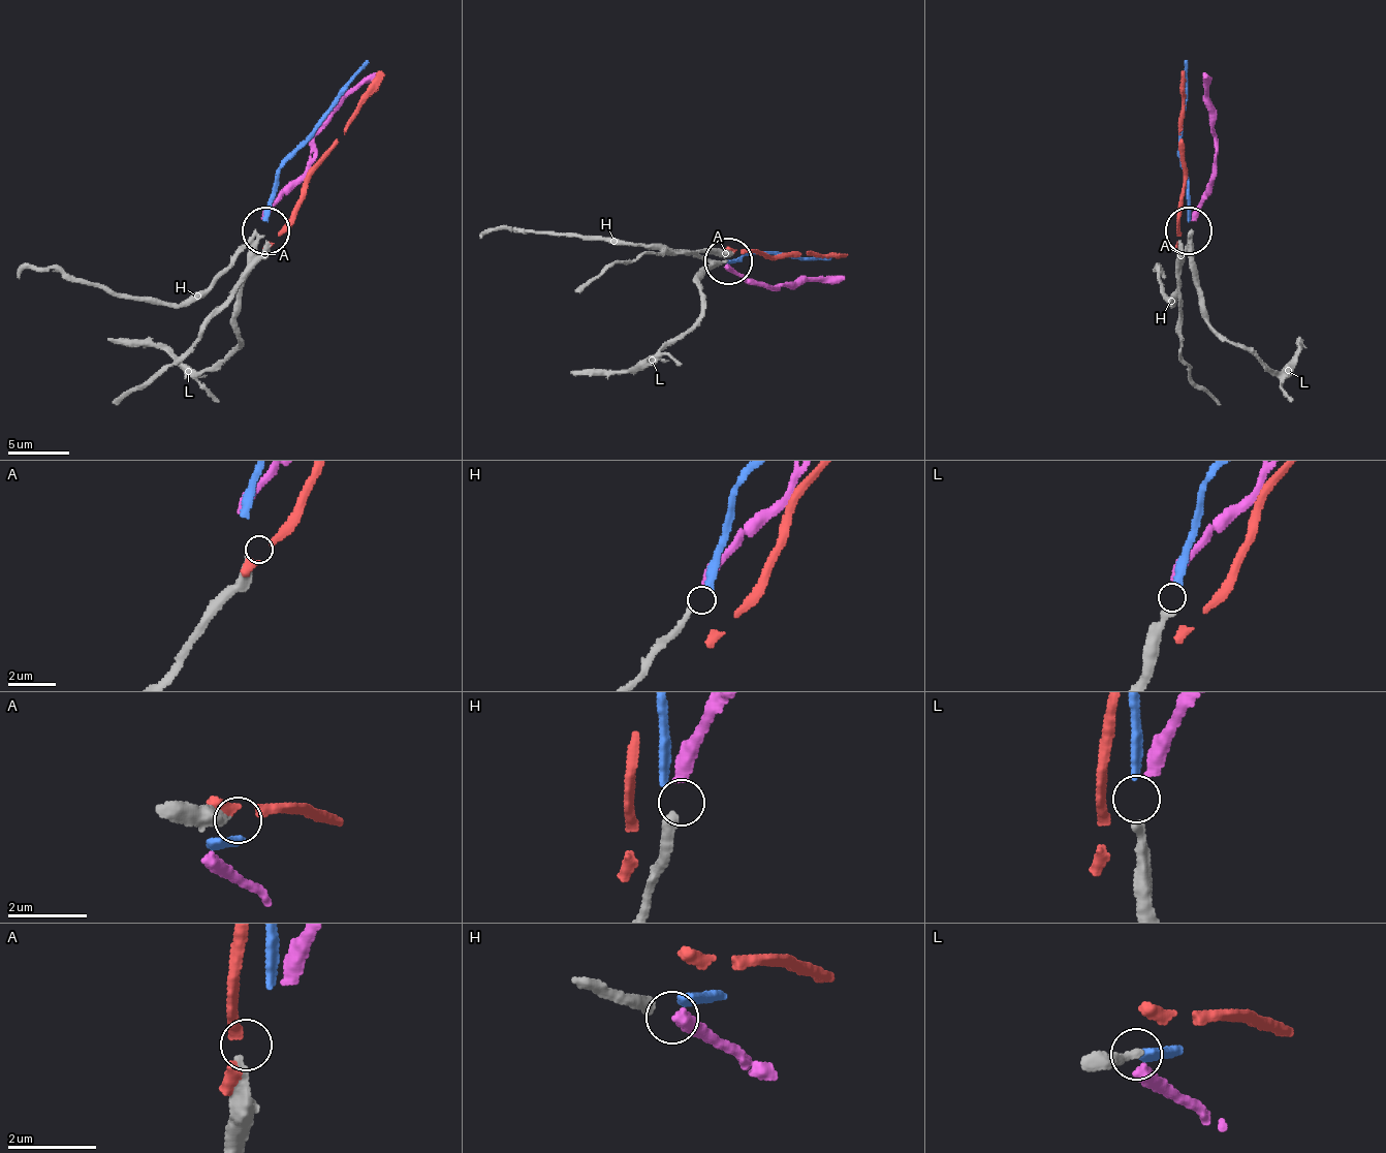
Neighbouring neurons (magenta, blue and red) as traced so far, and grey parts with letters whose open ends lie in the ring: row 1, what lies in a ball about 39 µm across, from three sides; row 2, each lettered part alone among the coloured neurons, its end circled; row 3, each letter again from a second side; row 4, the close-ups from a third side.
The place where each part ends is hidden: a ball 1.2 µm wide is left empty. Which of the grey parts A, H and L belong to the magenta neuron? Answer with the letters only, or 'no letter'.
H

